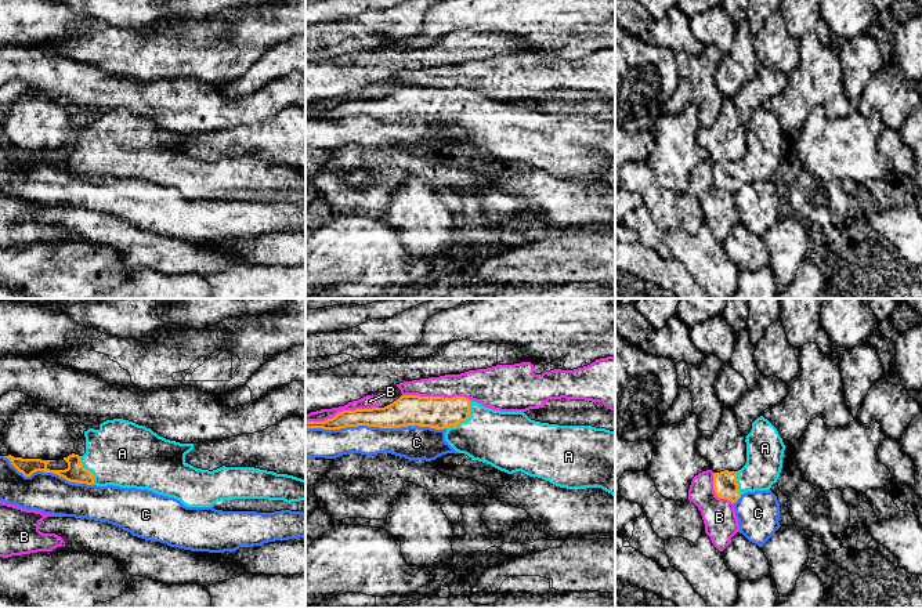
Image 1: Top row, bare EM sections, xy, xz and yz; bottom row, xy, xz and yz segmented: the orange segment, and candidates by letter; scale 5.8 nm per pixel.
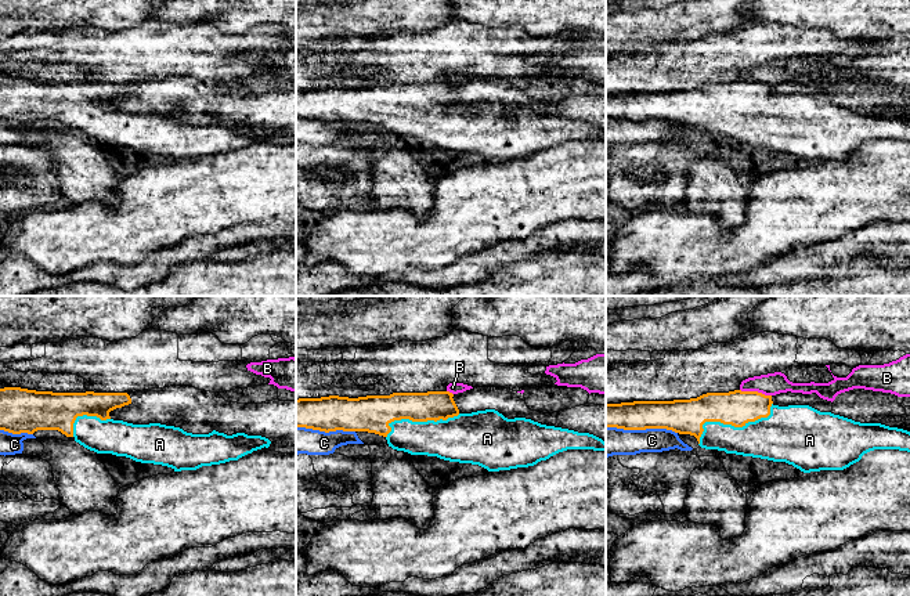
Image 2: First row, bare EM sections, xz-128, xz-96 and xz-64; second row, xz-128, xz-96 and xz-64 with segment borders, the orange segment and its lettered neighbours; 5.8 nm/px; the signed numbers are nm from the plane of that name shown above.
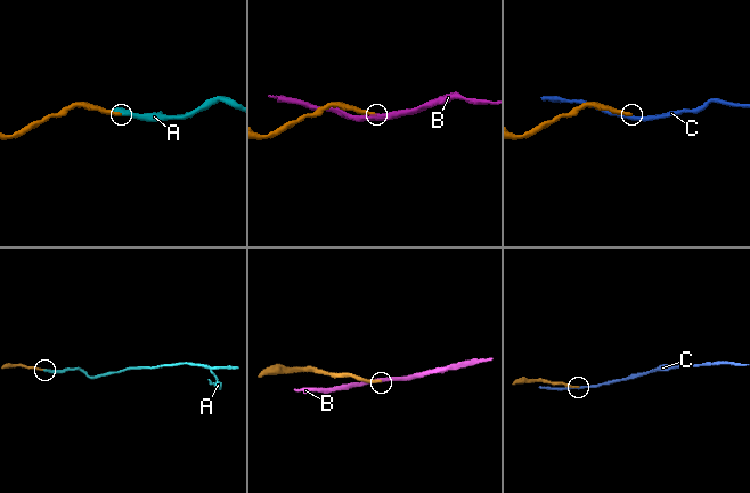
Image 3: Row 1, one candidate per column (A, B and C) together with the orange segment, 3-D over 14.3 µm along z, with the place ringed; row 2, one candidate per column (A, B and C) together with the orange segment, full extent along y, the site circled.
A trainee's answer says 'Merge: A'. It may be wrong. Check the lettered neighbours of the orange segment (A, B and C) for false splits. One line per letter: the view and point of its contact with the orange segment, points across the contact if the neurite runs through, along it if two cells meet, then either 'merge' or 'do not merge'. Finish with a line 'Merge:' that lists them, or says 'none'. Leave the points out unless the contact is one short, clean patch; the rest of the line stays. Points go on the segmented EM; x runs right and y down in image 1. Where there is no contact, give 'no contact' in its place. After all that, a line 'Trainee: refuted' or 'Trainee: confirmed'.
A: meets orange in xz at (465, 420); merge
B: meets orange in xz at (343, 411); do not merge
C: meets orange in xz at (358, 424); do not merge
Merge: A
Trainee: confirmed

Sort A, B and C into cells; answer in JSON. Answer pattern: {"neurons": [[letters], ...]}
{"neurons": [["A"], ["B"], ["C"]]}

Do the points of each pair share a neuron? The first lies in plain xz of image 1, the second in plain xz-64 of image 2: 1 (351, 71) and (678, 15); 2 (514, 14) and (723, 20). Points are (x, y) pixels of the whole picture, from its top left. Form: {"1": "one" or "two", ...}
{"1": "two", "2": "two"}

